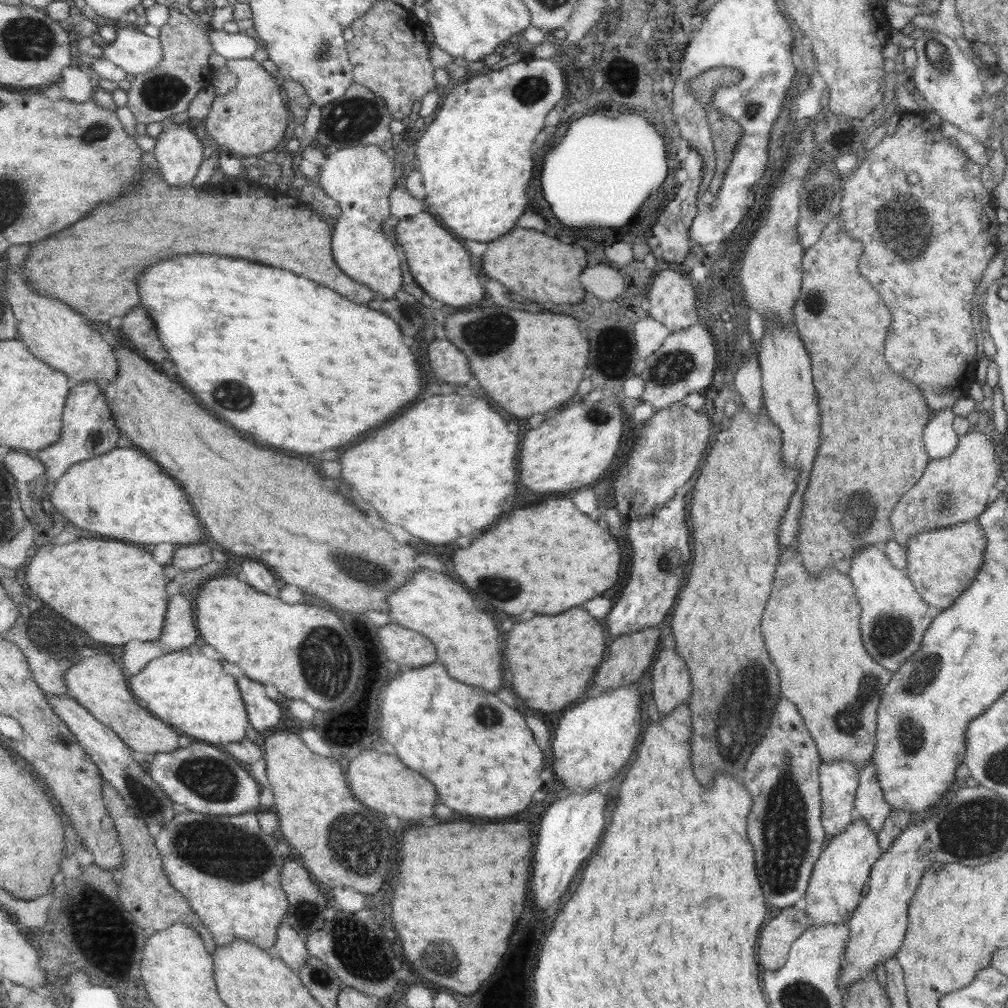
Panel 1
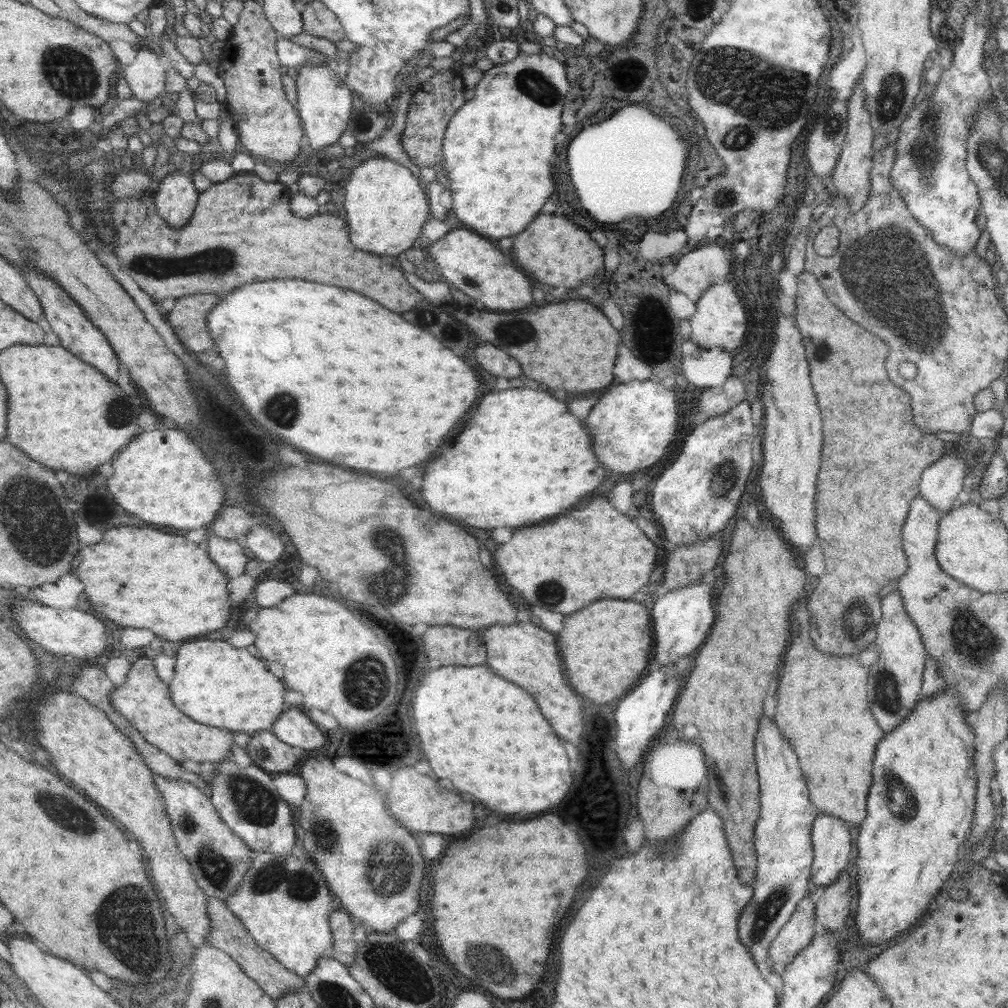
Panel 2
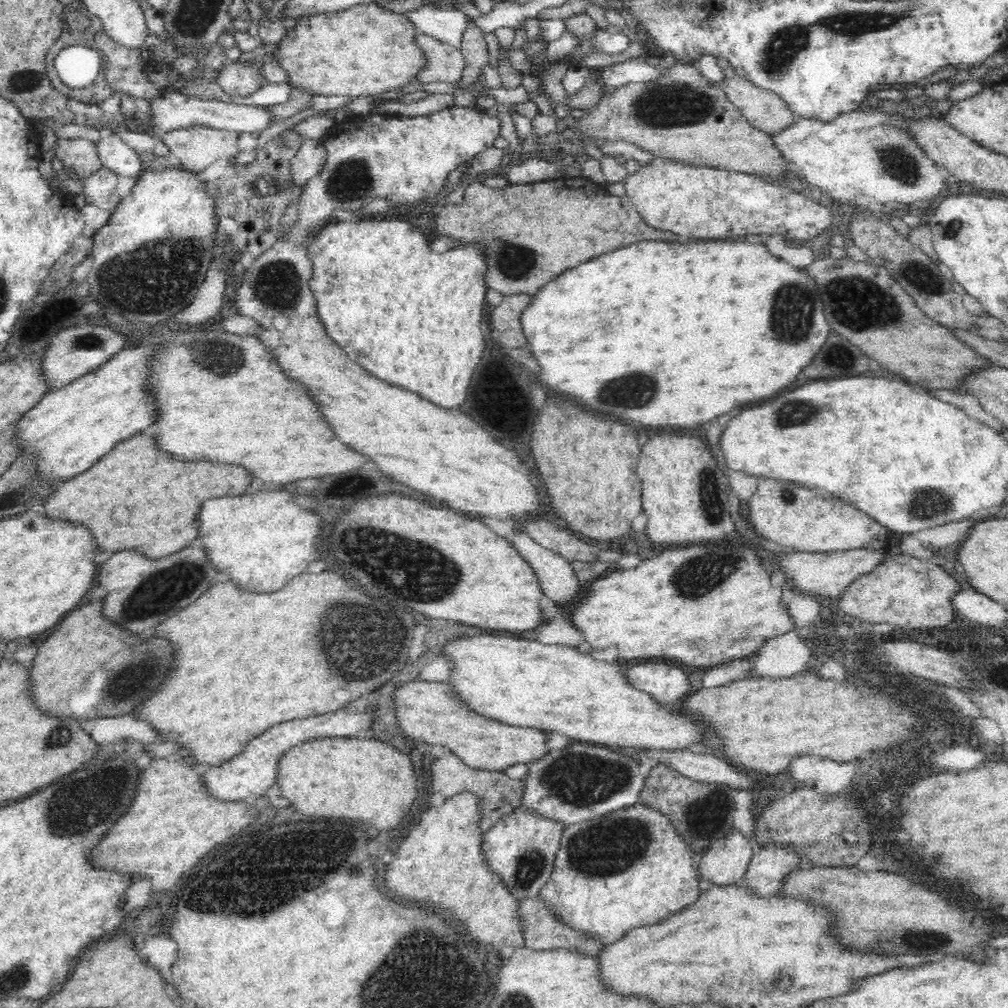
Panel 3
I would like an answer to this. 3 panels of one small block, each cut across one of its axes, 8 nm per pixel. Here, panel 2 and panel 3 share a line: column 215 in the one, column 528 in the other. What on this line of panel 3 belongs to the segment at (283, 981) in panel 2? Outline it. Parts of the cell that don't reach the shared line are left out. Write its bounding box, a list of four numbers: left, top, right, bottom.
[518,895,604,956]

